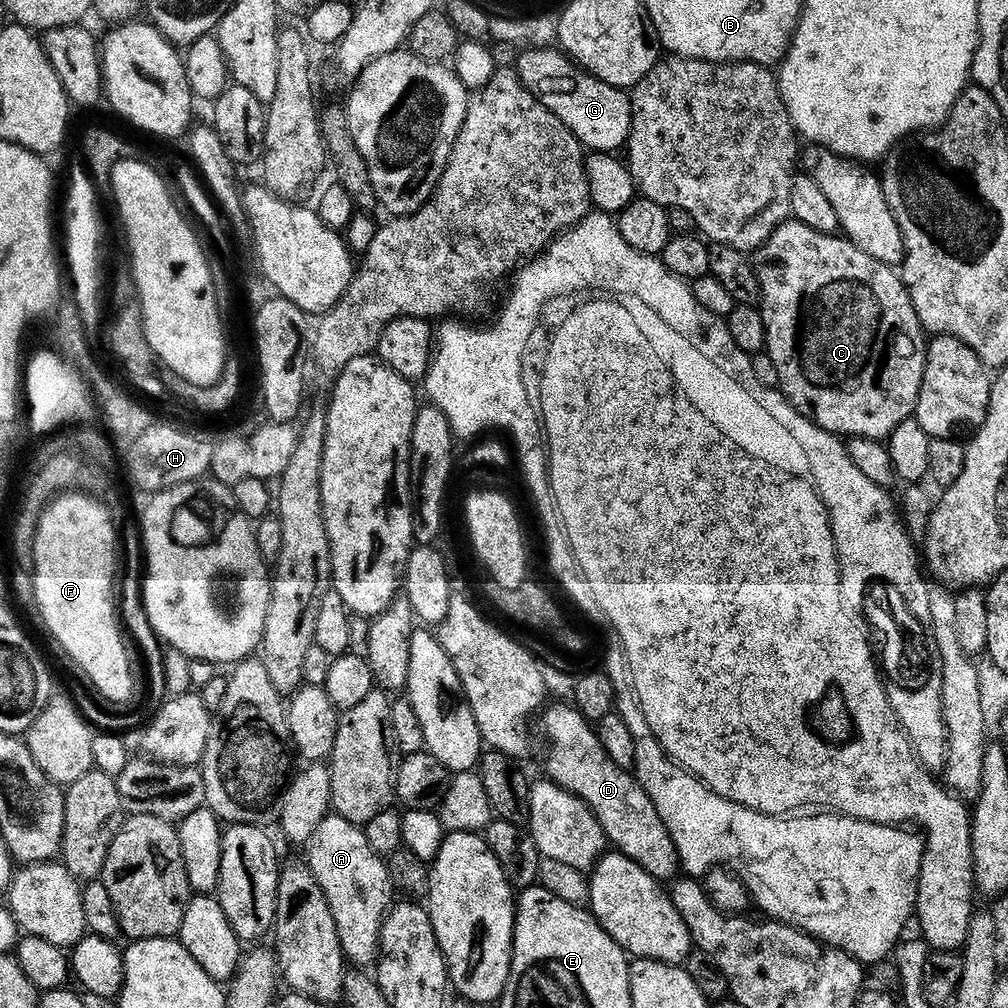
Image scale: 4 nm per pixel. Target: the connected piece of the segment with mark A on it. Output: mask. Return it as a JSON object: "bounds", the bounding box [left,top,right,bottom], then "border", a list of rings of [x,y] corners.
{"bounds":[306,814,394,966],"border":[[[335,814],[326,815],[322,822],[318,822],[314,834],[310,834],[306,851],[308,869],[314,874],[318,886],[322,886],[326,902],[330,902],[330,914],[334,914],[338,938],[345,957],[356,966],[375,965],[380,954],[380,924],[383,923],[384,916],[394,900],[394,889],[392,880],[388,877],[385,857],[379,856],[374,846],[366,842],[366,834],[361,825],[352,824],[346,818]]]}

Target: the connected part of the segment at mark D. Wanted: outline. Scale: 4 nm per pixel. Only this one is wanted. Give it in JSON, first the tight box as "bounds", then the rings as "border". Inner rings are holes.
{"bounds":[538,703,678,881],"border":[[[571,703],[550,704],[538,716],[540,728],[548,739],[548,757],[544,760],[544,768],[548,771],[545,772],[547,779],[551,780],[555,787],[563,788],[565,793],[575,796],[587,811],[596,815],[599,831],[604,833],[615,851],[638,862],[638,866],[642,866],[642,870],[646,870],[646,874],[650,874],[655,880],[671,881],[678,872],[675,843],[663,825],[662,818],[658,816],[654,803],[650,802],[635,775],[629,769],[614,766],[614,762],[610,762],[610,754],[602,750],[595,727]]]}

